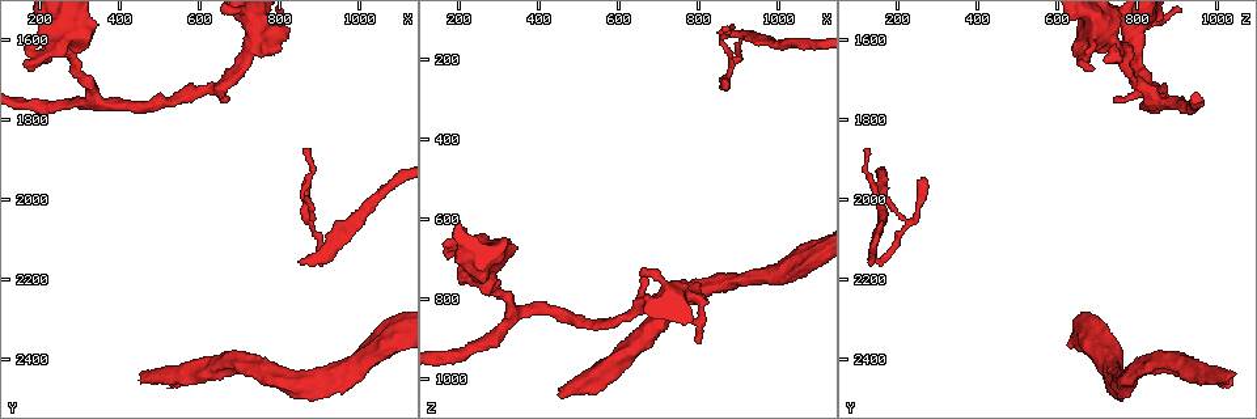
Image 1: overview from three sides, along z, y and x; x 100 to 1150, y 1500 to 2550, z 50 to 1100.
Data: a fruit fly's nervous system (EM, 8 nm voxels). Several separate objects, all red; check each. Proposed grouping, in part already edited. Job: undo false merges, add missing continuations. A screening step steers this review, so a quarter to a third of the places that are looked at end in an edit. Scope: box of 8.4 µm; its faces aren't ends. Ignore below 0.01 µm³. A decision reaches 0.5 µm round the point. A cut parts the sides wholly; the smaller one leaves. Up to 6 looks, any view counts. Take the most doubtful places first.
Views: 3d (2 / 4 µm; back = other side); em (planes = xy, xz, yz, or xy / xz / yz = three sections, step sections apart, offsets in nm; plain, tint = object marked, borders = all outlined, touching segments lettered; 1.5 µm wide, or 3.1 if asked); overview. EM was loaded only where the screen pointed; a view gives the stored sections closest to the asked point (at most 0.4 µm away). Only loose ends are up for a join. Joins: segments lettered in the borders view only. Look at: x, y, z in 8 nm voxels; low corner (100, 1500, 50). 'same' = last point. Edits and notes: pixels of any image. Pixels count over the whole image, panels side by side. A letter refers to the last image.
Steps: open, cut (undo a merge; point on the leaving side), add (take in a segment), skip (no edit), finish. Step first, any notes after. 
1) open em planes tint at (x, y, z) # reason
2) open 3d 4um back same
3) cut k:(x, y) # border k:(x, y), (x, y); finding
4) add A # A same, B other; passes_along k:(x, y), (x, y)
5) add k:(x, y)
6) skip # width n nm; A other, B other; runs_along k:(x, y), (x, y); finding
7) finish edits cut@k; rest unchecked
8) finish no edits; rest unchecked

open 3d 2um at (450, 2440, 1040) # free end

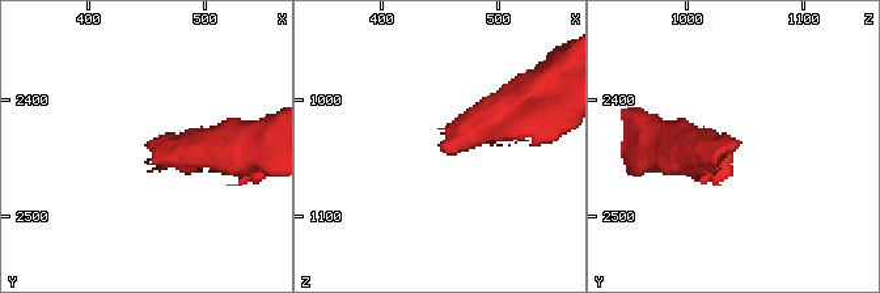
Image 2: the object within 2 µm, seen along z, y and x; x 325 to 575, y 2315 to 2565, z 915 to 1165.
open em planes plain at (452, 2438, 1042) # need the tissue

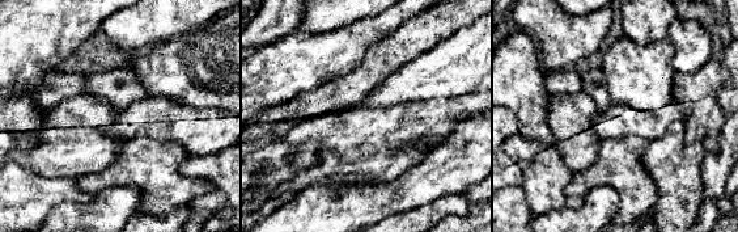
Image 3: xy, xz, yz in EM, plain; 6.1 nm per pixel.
open em planes borders same

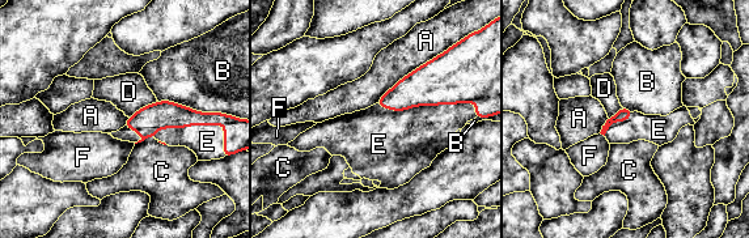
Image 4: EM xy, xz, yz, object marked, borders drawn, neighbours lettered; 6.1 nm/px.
add E # A other, B other, C other, D other, E same, F other; passes_along 4:(451, 77), (420, 105), (407, 141); the neuron continues

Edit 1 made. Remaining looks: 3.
open overview # redraw

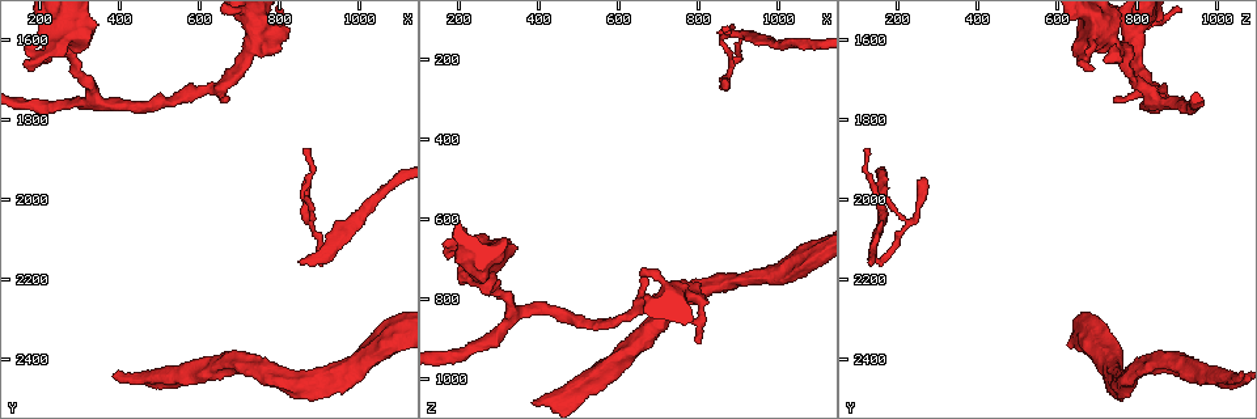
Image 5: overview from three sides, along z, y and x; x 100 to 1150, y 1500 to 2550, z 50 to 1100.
open em xy step 4 borders at (855, 2165, 135)

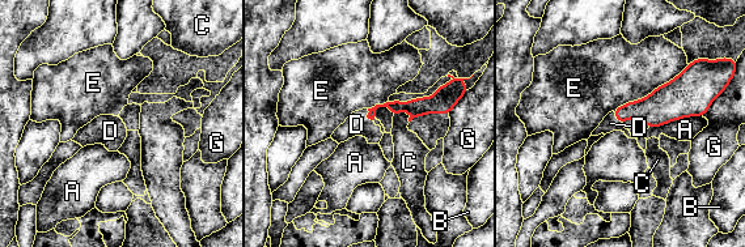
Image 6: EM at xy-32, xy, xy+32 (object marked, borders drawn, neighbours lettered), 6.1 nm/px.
add D # A other, B other, C other, D same, E other, G other; the neuron continues

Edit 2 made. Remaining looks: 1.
finish edits add@4, add@6; rest unchecked

